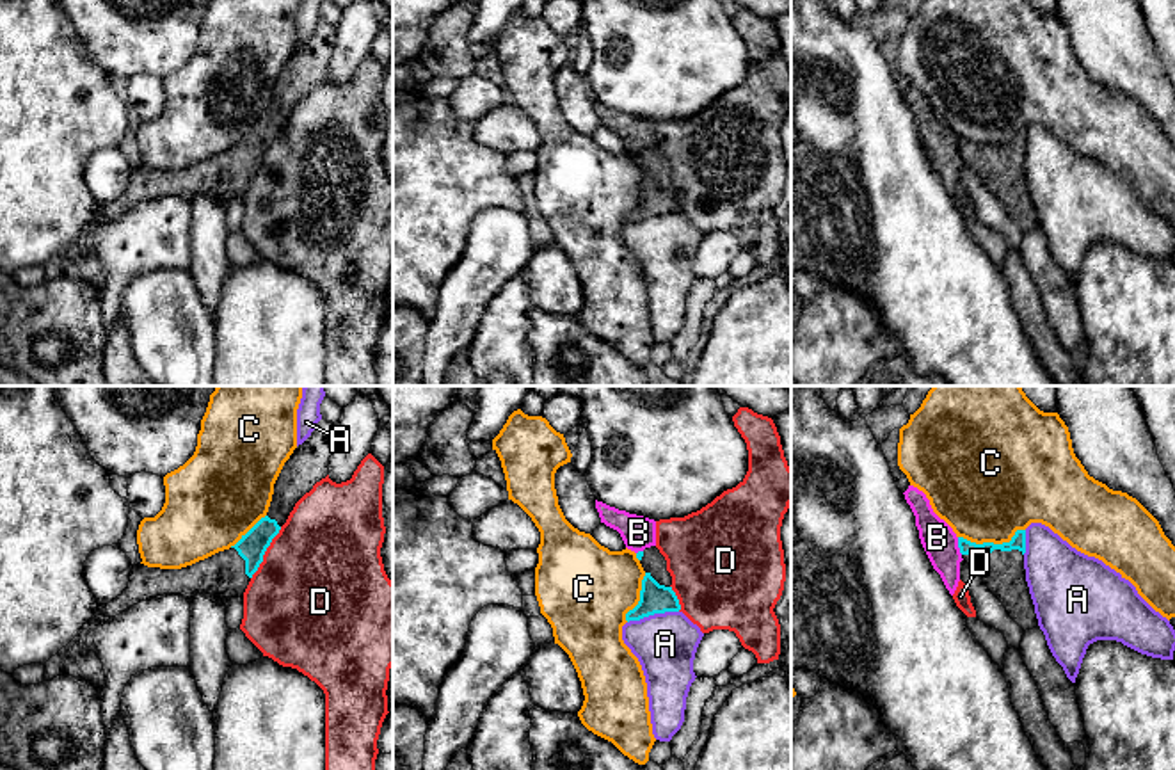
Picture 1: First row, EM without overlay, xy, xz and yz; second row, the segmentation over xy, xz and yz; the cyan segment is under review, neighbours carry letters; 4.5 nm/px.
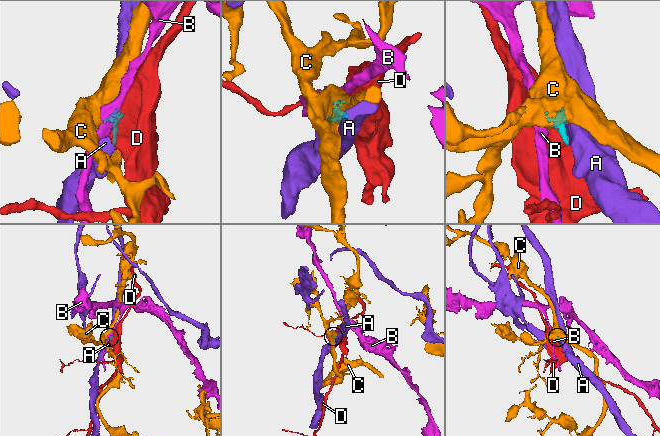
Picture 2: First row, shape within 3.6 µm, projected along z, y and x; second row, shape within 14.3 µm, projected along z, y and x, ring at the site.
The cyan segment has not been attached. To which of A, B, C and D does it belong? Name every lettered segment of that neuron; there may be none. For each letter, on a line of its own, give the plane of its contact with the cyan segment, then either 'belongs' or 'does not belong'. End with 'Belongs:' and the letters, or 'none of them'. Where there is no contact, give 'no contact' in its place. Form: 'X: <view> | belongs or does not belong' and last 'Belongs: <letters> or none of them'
A: xz | does not belong
B: yz | does not belong
C: yz | does not belong
D: xy | does not belong
Belongs: none of them

